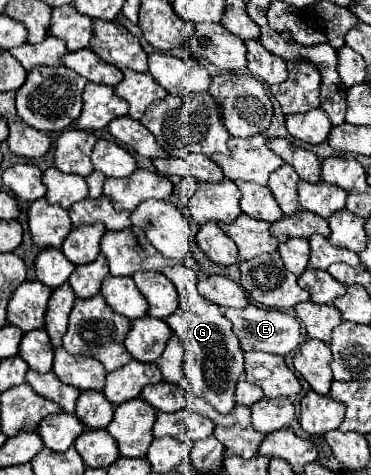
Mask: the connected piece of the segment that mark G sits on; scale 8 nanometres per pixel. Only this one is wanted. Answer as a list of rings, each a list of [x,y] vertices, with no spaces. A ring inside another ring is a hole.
[[[168,267],[162,273],[170,277],[180,291],[180,305],[172,315],[166,317],[166,323],[178,335],[186,349],[184,367],[186,377],[190,379],[190,391],[206,399],[216,411],[228,413],[236,405],[234,401],[236,383],[244,373],[244,353],[240,349],[238,337],[234,335],[230,321],[224,317],[220,307],[216,303],[210,303],[198,293],[194,271],[186,267]]]

